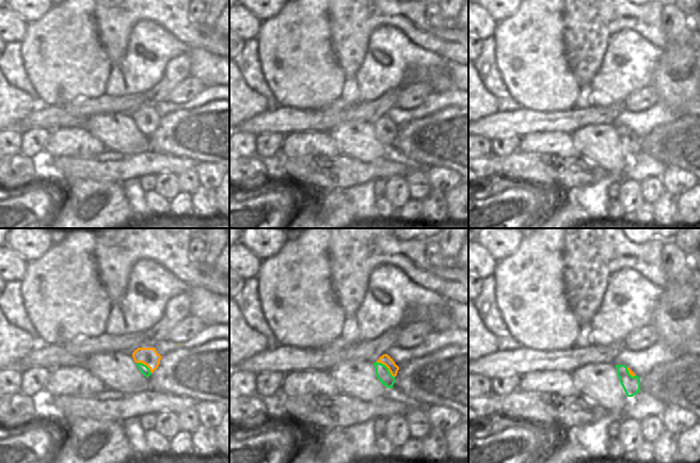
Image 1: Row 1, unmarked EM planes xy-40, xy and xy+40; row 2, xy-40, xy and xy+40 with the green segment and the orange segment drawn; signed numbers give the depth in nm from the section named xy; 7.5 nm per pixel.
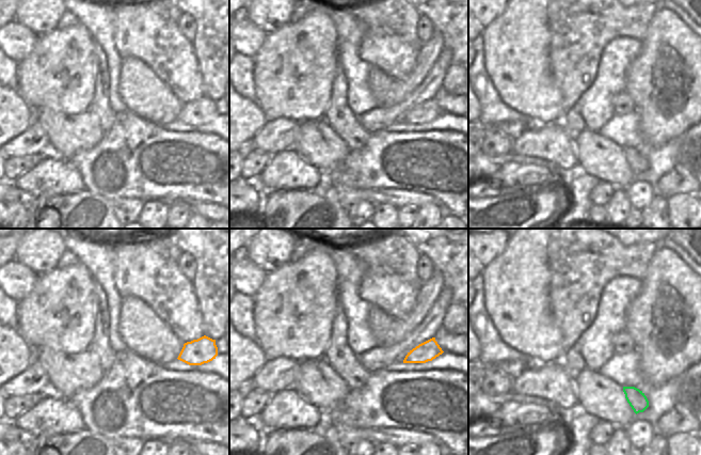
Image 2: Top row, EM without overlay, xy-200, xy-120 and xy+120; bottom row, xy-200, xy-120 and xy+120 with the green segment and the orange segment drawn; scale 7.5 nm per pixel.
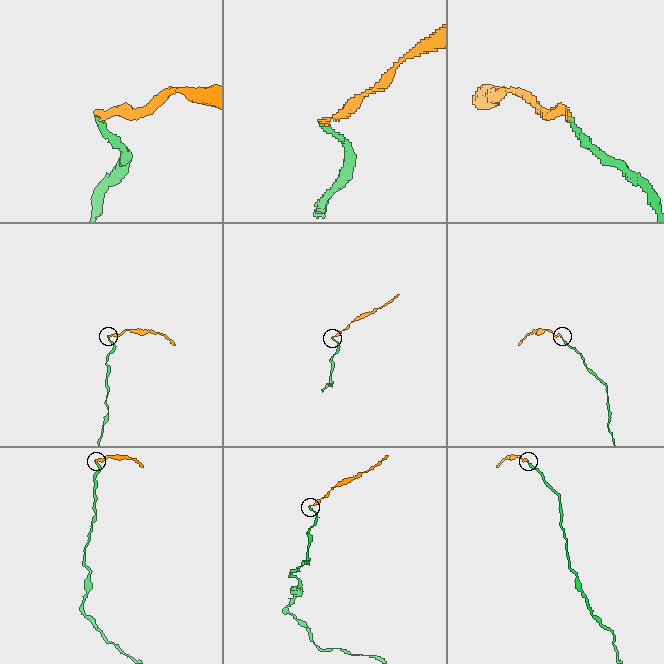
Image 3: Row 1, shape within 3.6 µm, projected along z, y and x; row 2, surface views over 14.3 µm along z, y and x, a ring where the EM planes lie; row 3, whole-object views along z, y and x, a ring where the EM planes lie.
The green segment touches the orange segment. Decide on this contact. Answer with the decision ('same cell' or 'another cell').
another cell

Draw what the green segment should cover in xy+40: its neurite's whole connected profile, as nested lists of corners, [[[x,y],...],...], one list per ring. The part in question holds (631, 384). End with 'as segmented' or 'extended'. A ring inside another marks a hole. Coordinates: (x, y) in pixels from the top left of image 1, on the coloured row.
[[[616,365],[619,381],[627,397],[633,397],[640,392],[640,378],[632,377],[625,365]]] | as segmented

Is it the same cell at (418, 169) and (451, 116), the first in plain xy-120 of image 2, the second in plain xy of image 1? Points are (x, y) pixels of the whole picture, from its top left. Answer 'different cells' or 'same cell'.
same cell

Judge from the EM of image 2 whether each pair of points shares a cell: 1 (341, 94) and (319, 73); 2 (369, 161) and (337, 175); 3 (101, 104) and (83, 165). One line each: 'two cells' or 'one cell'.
1: two cells
2: one cell
3: two cells

